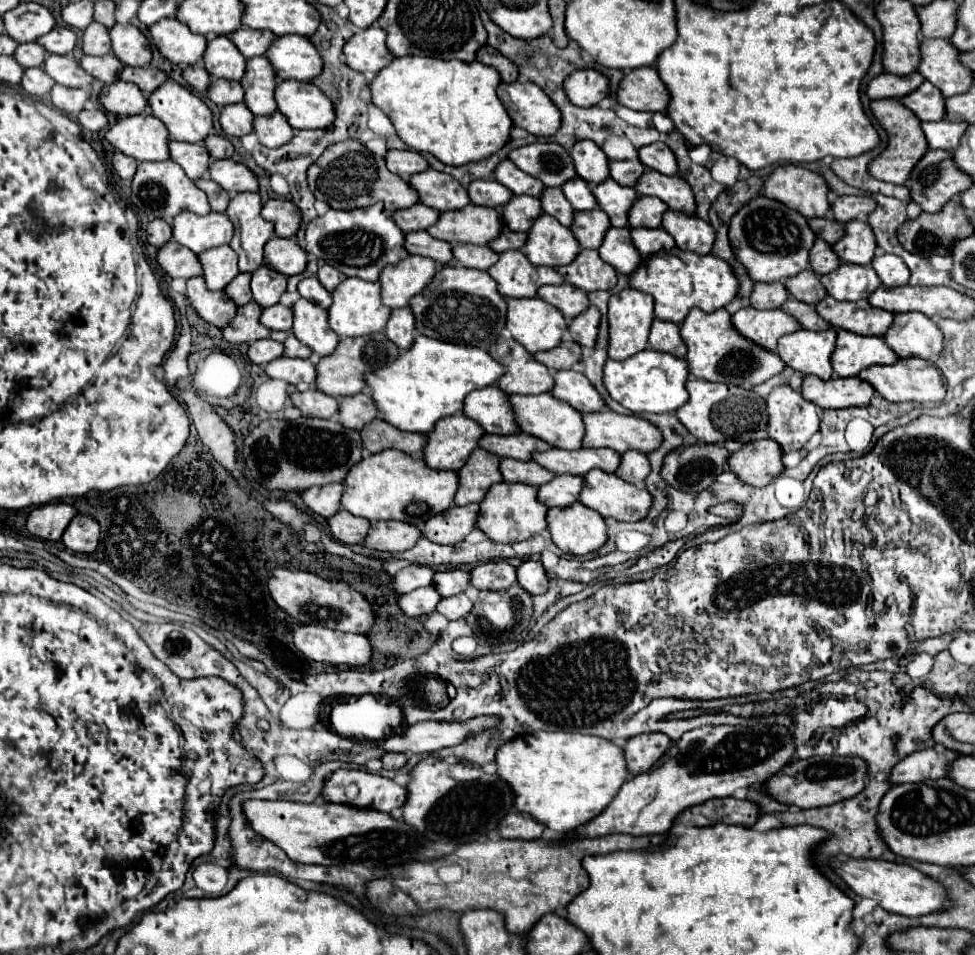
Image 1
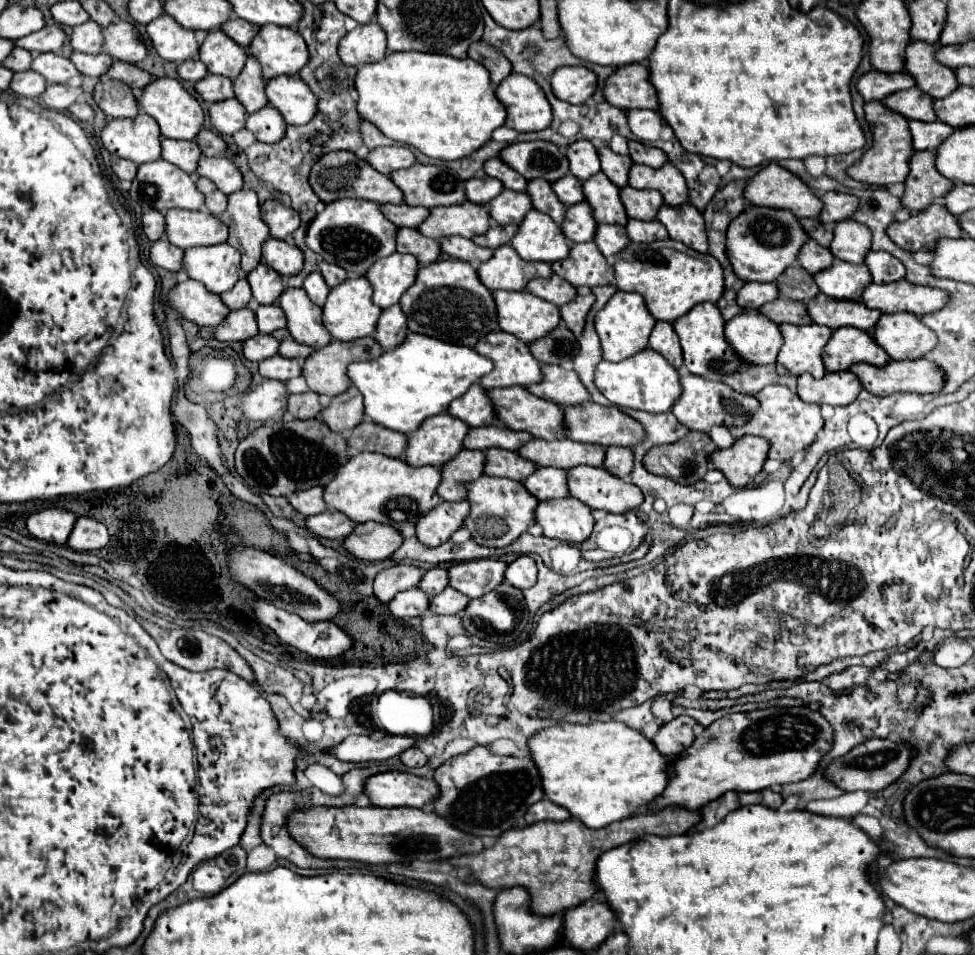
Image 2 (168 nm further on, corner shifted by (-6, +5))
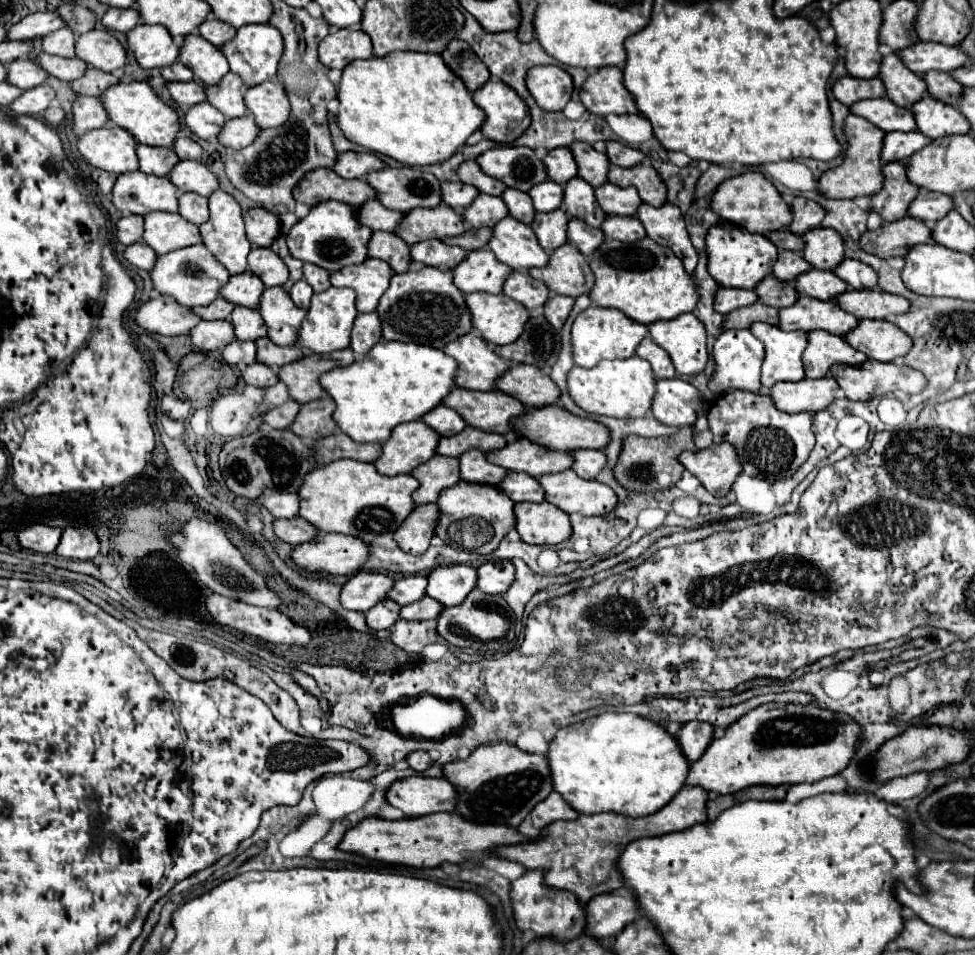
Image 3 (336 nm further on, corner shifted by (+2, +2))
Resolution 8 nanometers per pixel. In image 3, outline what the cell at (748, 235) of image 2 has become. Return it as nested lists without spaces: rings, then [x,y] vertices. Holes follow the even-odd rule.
[[[719,223],[707,233],[707,269],[711,277],[721,287],[739,287],[739,289],[755,289],[761,279],[773,273],[773,263],[777,259],[779,249],[771,243],[769,237],[749,233],[743,227],[735,227],[733,223]]]

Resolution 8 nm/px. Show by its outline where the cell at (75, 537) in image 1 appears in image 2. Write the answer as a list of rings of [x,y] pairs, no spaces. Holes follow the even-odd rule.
[[[77,518],[77,524],[67,540],[67,546],[77,552],[99,550],[109,542],[107,528],[93,518]]]

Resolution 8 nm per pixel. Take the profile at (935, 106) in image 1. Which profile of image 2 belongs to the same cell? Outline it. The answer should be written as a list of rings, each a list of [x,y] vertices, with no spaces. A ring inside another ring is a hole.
[[[917,88],[889,94],[887,98],[883,98],[883,104],[889,110],[905,116],[907,120],[921,120],[921,122],[935,122],[937,120],[933,106],[931,106],[933,98],[923,96],[923,92],[917,92]]]

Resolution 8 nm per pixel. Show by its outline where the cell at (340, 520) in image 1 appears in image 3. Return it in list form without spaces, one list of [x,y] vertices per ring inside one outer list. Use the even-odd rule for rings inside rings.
[[[295,517],[295,519],[277,519],[275,521],[275,535],[281,541],[287,541],[291,545],[301,545],[307,543],[309,539],[317,537],[317,527],[311,523],[305,523],[305,519]]]

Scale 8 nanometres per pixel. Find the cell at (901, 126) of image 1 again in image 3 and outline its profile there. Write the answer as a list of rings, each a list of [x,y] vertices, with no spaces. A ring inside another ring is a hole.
[[[851,113],[845,119],[845,133],[849,143],[845,151],[845,161],[839,167],[829,169],[821,175],[817,183],[817,191],[831,199],[853,199],[861,195],[875,195],[881,189],[881,167],[883,167],[881,147],[883,147],[885,131],[873,127],[873,123],[869,123],[867,119],[861,119],[859,115]]]

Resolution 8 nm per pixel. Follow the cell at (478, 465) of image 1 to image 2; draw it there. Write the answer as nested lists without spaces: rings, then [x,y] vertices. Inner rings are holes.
[[[461,450],[455,458],[445,462],[441,466],[441,484],[437,486],[437,494],[441,500],[457,502],[465,500],[463,482],[473,482],[479,476],[483,468],[483,452],[479,450]]]

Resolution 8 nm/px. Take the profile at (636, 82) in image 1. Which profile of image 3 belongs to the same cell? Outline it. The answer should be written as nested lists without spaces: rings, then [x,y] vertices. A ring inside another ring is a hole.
[[[601,67],[595,75],[591,75],[581,87],[581,101],[587,111],[595,115],[609,113],[637,113],[635,97],[623,85],[623,69],[619,67]],[[609,111],[609,113],[601,113]]]

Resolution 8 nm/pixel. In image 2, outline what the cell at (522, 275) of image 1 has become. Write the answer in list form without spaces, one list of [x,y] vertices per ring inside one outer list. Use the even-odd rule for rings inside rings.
[[[509,244],[495,248],[493,256],[477,268],[479,280],[489,290],[523,290],[531,278],[549,278],[551,274],[547,262],[525,262]]]

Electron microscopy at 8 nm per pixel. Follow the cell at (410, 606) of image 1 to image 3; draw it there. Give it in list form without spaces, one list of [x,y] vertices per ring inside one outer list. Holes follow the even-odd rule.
[[[383,599],[367,613],[367,625],[371,629],[391,629],[399,621],[399,611],[399,603],[393,603],[393,599]]]

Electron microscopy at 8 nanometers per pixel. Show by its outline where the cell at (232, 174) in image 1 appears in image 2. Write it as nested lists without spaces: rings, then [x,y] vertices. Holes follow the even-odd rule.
[[[211,156],[211,158],[201,158],[197,162],[197,176],[201,178],[209,178],[211,182],[215,182],[215,186],[223,192],[223,194],[231,194],[243,188],[243,178],[241,172],[237,170],[237,166],[225,158],[225,156]]]

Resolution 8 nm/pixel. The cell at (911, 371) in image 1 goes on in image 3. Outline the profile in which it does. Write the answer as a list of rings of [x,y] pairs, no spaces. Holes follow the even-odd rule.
[[[865,361],[857,367],[853,365],[833,365],[831,367],[831,375],[837,379],[841,391],[845,393],[847,399],[851,401],[869,401],[873,397],[879,397],[879,395],[885,395],[885,393],[891,393],[891,391],[905,391],[909,395],[913,393],[921,393],[925,389],[925,375],[921,375],[921,371],[913,369],[913,367],[907,367],[905,363],[879,363],[879,361]]]

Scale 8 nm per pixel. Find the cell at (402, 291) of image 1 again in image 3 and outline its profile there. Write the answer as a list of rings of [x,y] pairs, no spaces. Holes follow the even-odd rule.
[[[367,259],[361,265],[345,267],[331,273],[331,285],[351,287],[357,291],[357,311],[371,313],[377,309],[379,297],[387,291],[393,269],[381,259]]]

